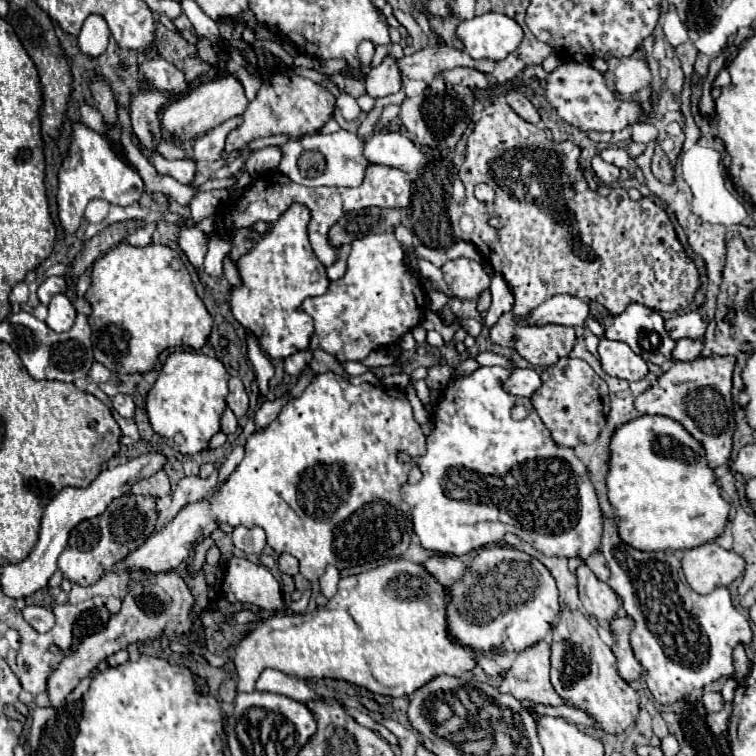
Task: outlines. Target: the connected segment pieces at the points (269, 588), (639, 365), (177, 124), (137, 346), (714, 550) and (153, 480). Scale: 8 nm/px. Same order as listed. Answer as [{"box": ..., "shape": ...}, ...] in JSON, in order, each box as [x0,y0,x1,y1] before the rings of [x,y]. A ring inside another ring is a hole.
[{"box":[221,557,283,611],"shape":[[[245,557],[229,559],[221,591],[229,603],[253,605],[263,611],[279,611],[283,607],[281,585],[271,571]]]},{"box":[597,339,649,381],"shape":[[[601,339],[597,353],[599,353],[603,371],[611,377],[619,377],[627,381],[641,381],[649,373],[647,363],[621,341]]]},{"box":[161,75,249,143],"shape":[[[227,75],[221,79],[209,81],[205,85],[199,85],[195,89],[191,89],[189,93],[177,97],[169,105],[165,105],[161,111],[161,127],[163,127],[167,139],[173,139],[177,143],[185,143],[185,141],[191,141],[203,133],[219,127],[227,119],[243,115],[247,105],[249,105],[249,101],[243,93],[243,85],[239,83],[237,77]]]},{"box":[85,243,213,373],"shape":[[[119,243],[91,269],[91,289],[85,293],[91,305],[93,355],[113,373],[145,373],[153,369],[157,355],[175,345],[201,349],[211,333],[213,319],[197,297],[191,277],[179,255],[165,245],[135,247]]]},{"box":[681,543,745,593],"shape":[[[705,543],[687,549],[681,559],[683,573],[697,593],[711,593],[717,587],[731,585],[745,569],[745,561],[717,543]]]},{"box":[131,469,169,497],"shape":[[[161,469],[157,471],[155,475],[143,479],[143,481],[137,481],[131,489],[133,493],[139,493],[139,495],[155,495],[155,497],[165,497],[169,495],[169,477],[167,473]]]}]

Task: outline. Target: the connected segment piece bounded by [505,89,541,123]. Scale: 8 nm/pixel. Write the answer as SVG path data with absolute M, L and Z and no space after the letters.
M511 89L511 91L507 91L505 99L507 99L507 105L511 105L511 109L513 109L519 117L523 117L525 121L529 121L529 123L539 123L539 121L541 121L537 109L531 105L531 101L527 99L527 95L525 95L523 91Z

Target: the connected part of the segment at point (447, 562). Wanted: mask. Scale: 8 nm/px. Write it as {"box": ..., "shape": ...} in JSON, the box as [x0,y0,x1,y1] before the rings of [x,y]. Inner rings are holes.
{"box":[423,555,465,587],"shape":[[[433,555],[433,557],[429,557],[425,563],[423,563],[423,567],[427,569],[427,573],[431,573],[441,585],[445,585],[445,587],[449,587],[449,585],[453,585],[455,581],[459,581],[461,577],[463,577],[463,573],[465,573],[465,561],[463,559],[455,559],[455,557],[451,557],[451,555]]]}

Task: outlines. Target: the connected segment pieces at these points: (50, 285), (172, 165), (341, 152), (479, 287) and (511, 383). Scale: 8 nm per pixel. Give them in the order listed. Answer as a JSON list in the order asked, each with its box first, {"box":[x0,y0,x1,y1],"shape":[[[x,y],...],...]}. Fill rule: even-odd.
[{"box":[37,277,67,305],"shape":[[[49,277],[49,279],[45,279],[45,281],[39,285],[37,297],[39,297],[39,301],[41,301],[43,305],[49,305],[51,297],[57,295],[57,293],[63,293],[65,289],[67,289],[67,283],[65,283],[63,277]]]},{"box":[131,133,197,183],"shape":[[[131,133],[131,141],[137,149],[141,149],[141,153],[147,157],[147,161],[163,175],[171,175],[173,179],[177,179],[179,183],[191,183],[193,173],[197,171],[193,161],[167,161],[163,159],[159,153],[153,153],[151,149],[143,149],[141,141],[135,137],[135,133]]]},{"box":[279,131,367,187],"shape":[[[337,131],[333,135],[305,135],[297,141],[287,141],[283,143],[281,147],[281,163],[279,163],[279,169],[283,175],[287,175],[291,181],[295,183],[301,183],[301,185],[307,185],[307,187],[321,187],[321,185],[335,185],[335,187],[357,187],[361,181],[363,181],[363,175],[365,175],[365,169],[367,169],[367,159],[363,157],[363,143],[357,139],[357,135],[349,133],[349,131]],[[305,151],[319,151],[323,157],[325,157],[325,171],[321,175],[317,175],[317,179],[309,179],[309,177],[303,177],[301,171],[299,171],[299,157],[305,153]]]},{"box":[441,257,491,299],"shape":[[[459,257],[443,263],[441,271],[443,271],[445,283],[459,299],[477,299],[479,293],[487,289],[491,283],[481,263],[467,257]]]},{"box":[503,369,541,397],"shape":[[[511,369],[507,381],[503,381],[503,389],[517,397],[529,397],[541,385],[539,373],[535,369]]]}]

